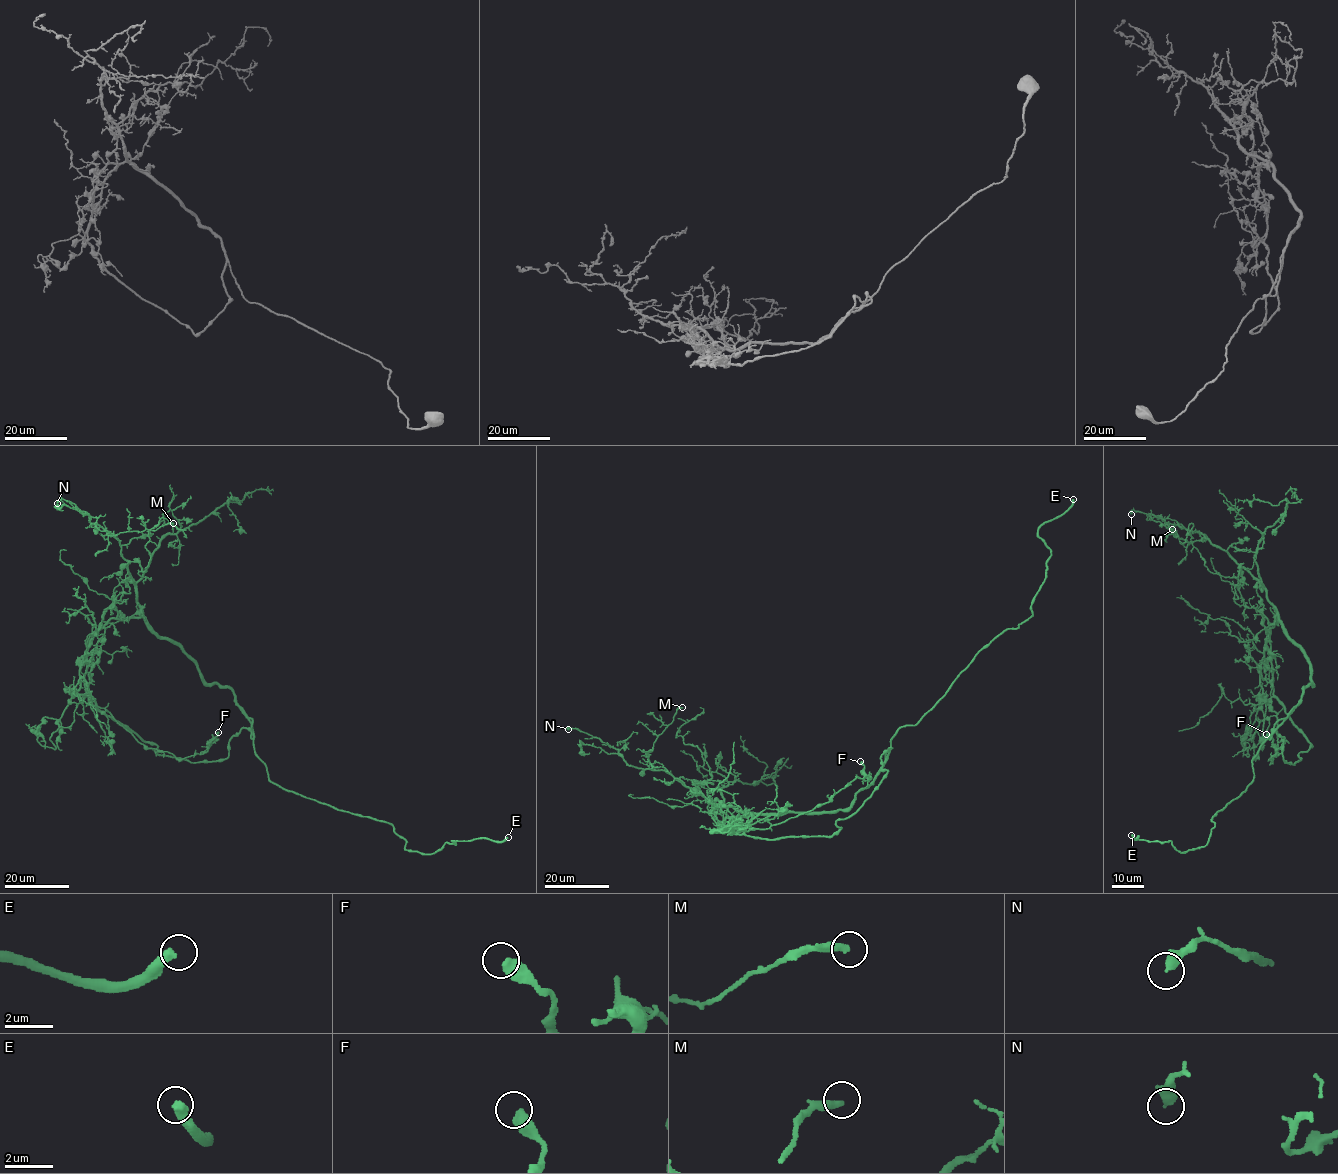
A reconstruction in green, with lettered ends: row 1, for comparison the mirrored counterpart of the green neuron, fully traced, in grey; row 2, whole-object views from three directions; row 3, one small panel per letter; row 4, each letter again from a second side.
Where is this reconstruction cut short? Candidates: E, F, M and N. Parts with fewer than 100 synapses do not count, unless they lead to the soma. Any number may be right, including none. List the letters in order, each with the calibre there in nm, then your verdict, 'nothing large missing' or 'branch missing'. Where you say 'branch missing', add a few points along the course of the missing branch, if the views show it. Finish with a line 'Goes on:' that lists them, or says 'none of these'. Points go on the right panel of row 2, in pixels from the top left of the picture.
E: calibre 400 nm; branch missing; course (1131, 835), (1113, 820), (1108, 797)
F: calibre 500 nm; nothing large missing
M: calibre 320 nm; nothing large missing
N: calibre 460 nm; nothing large missing
Goes on: E

